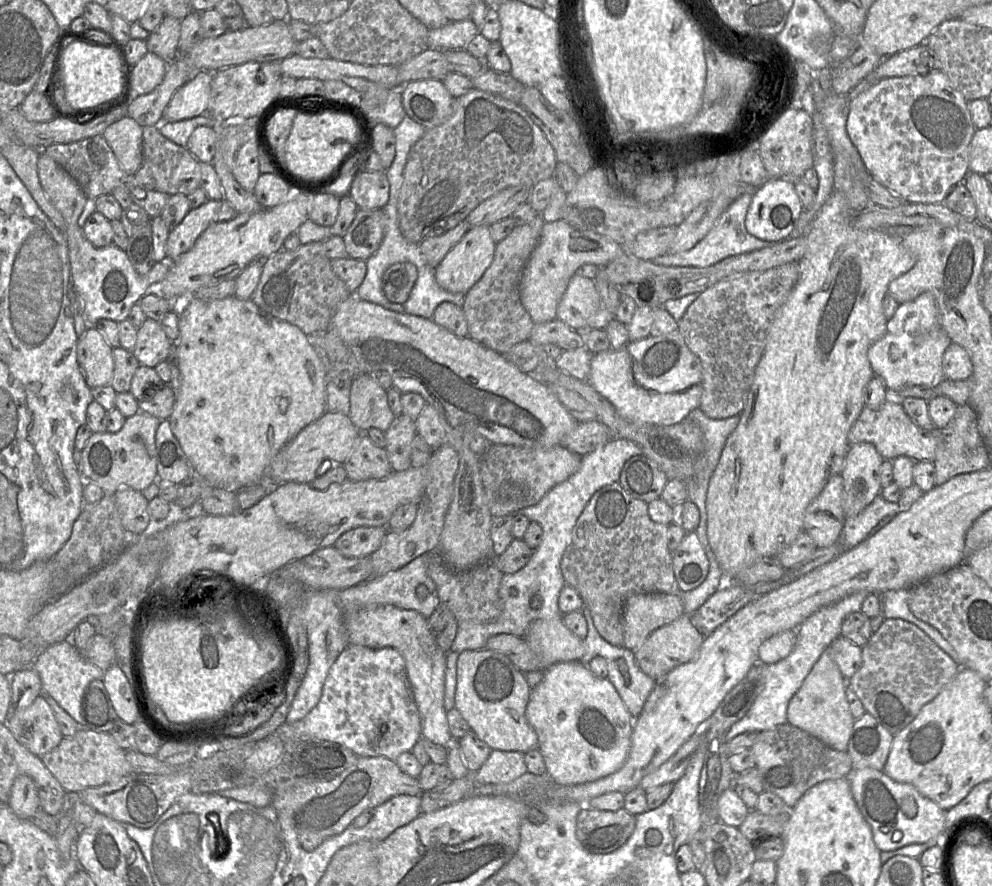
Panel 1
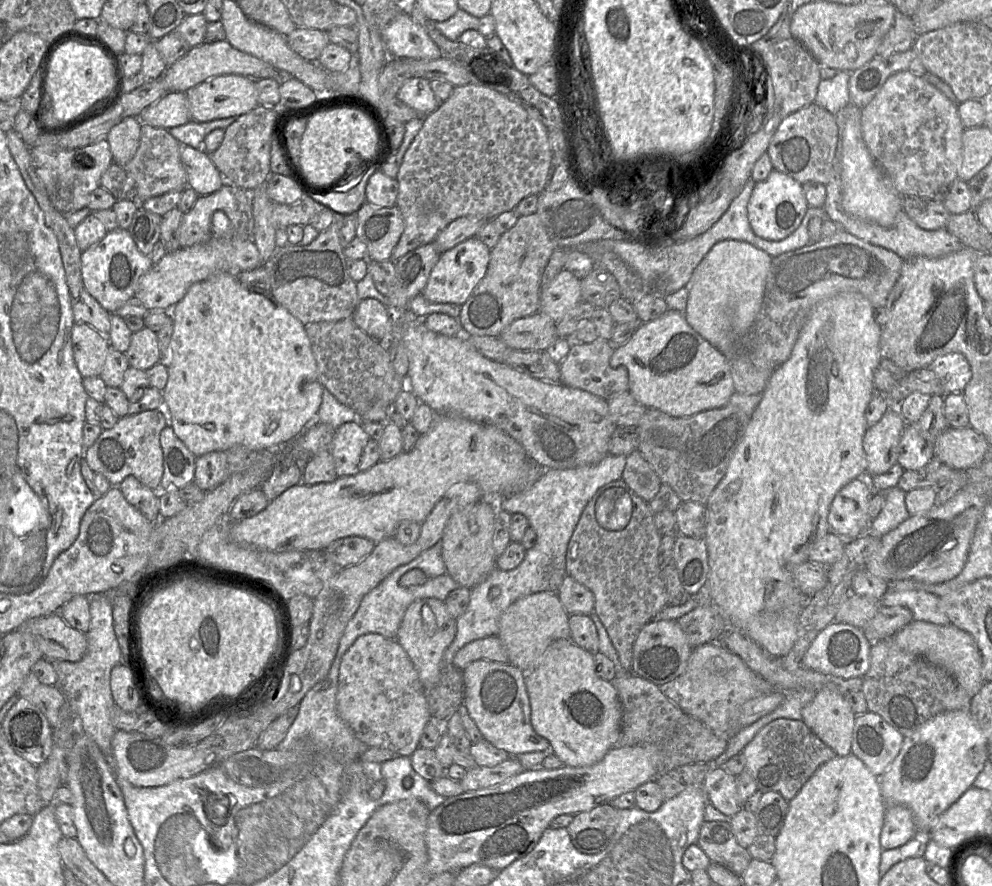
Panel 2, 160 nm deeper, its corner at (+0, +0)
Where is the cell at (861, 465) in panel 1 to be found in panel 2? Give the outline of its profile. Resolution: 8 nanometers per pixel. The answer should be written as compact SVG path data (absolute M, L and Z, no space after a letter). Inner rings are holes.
M891 407L877 424L866 429L863 449L868 477L883 474L897 464L899 444L906 424L897 407Z

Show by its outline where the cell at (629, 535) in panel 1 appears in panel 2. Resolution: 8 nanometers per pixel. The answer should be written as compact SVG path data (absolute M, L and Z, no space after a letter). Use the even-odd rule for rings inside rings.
M623 480L598 489L582 512L566 551L566 574L594 595L594 612L603 623L617 651L621 666L632 671L634 642L640 630L668 605L668 593L661 578L658 549L662 535L654 524L648 503L637 496Z

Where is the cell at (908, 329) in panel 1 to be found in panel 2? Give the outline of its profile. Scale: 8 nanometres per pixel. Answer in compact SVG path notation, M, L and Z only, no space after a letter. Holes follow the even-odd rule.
M932 395L917 422L906 424L899 444L897 464L906 470L919 470L934 458L934 442L949 427L944 415L944 396Z

